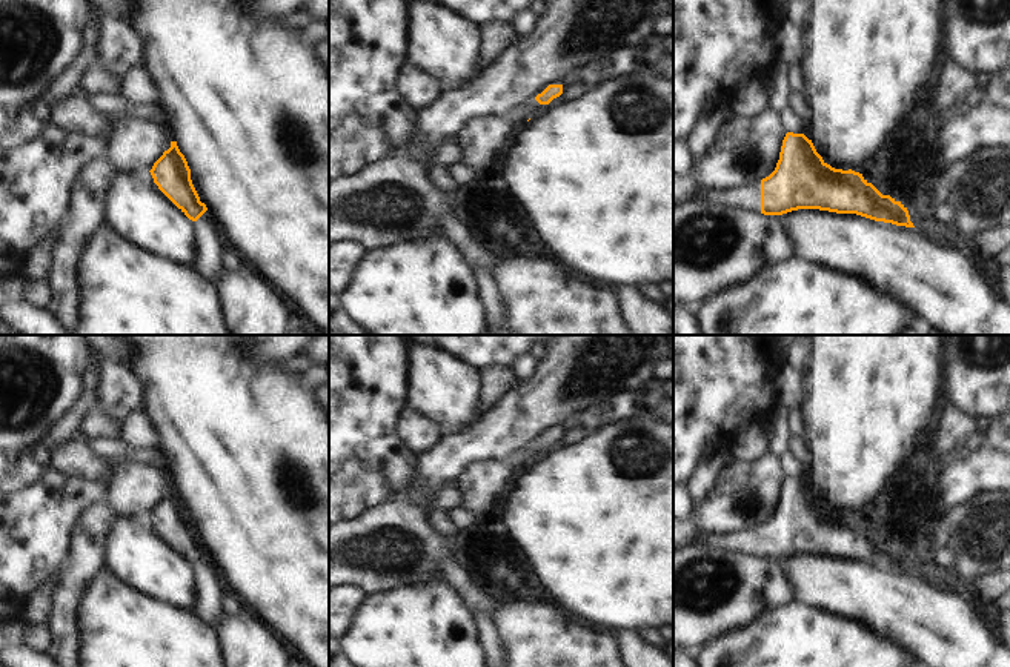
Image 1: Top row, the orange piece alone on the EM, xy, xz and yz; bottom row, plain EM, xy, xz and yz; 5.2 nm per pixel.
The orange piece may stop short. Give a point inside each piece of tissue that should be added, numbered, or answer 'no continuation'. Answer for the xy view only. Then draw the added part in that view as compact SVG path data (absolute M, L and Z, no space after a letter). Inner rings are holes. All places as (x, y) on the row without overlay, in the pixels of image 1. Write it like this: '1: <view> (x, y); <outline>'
no continuation

